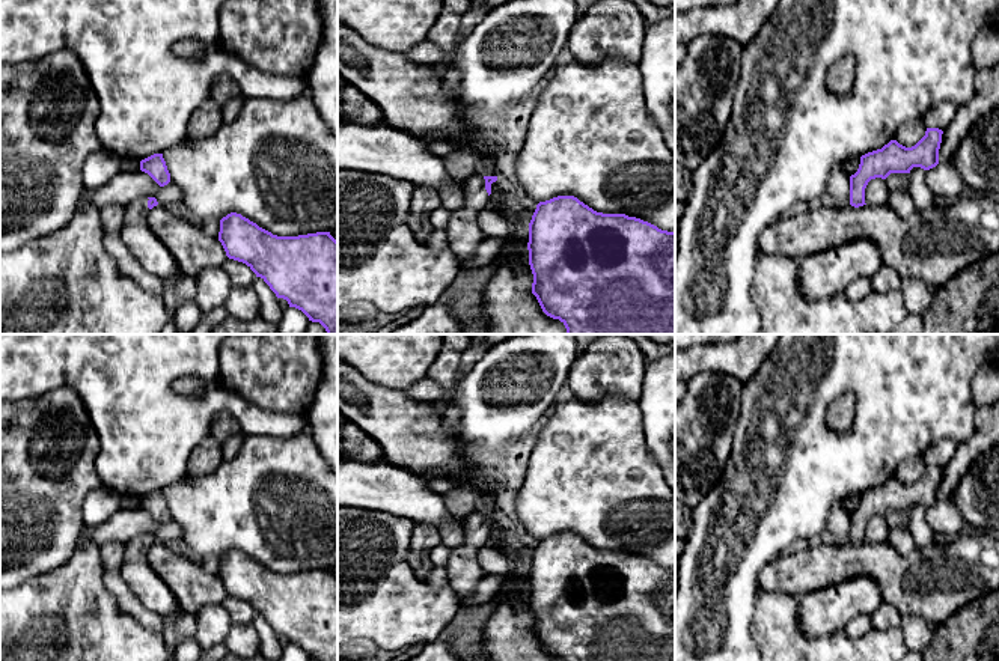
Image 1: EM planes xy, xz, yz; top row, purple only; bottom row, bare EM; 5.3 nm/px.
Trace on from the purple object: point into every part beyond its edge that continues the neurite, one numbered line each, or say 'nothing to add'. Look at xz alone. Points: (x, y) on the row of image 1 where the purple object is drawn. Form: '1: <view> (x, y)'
1: xz (464, 235)

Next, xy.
1: xy (146, 249)

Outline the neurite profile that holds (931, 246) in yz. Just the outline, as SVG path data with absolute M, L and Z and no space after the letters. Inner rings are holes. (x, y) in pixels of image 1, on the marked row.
M988 196L958 197L949 206L934 206L900 217L891 206L863 205L859 208L821 208L779 217L762 229L758 238L759 253L784 254L802 260L811 254L835 248L841 244L869 239L883 254L883 265L894 268L901 280L916 279L931 289L946 285L957 273L979 259L999 251L999 202Z

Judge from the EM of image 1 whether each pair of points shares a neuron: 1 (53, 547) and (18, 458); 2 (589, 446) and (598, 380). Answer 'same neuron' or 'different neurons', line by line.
1: same neuron
2: different neurons

